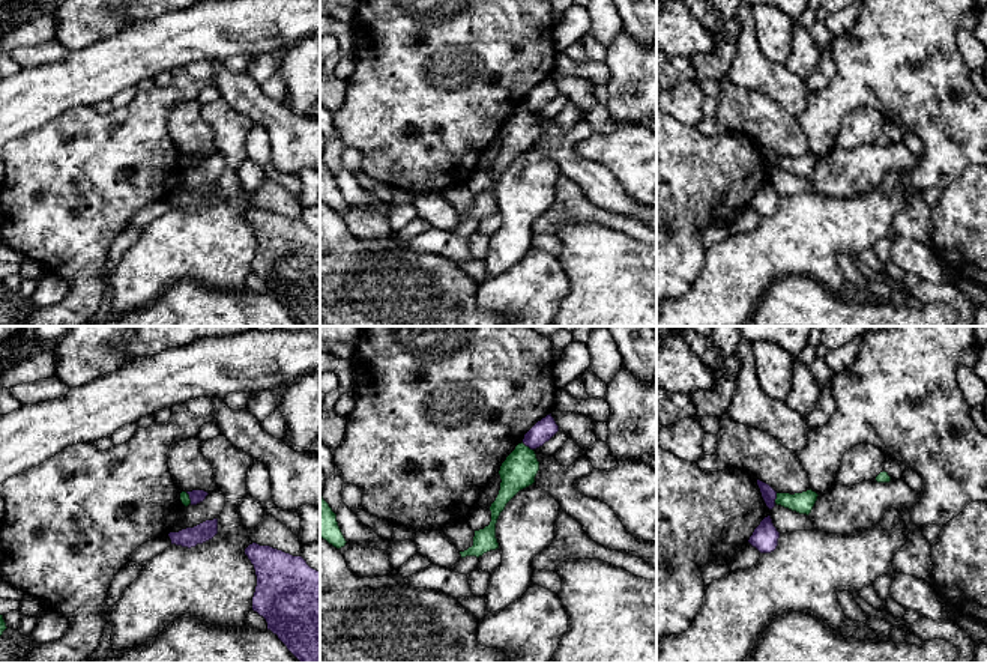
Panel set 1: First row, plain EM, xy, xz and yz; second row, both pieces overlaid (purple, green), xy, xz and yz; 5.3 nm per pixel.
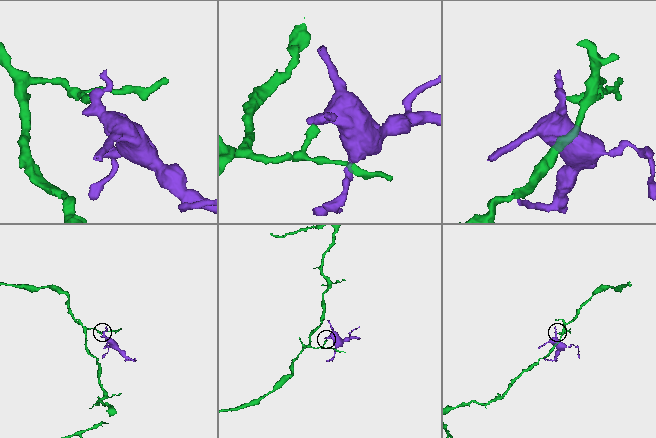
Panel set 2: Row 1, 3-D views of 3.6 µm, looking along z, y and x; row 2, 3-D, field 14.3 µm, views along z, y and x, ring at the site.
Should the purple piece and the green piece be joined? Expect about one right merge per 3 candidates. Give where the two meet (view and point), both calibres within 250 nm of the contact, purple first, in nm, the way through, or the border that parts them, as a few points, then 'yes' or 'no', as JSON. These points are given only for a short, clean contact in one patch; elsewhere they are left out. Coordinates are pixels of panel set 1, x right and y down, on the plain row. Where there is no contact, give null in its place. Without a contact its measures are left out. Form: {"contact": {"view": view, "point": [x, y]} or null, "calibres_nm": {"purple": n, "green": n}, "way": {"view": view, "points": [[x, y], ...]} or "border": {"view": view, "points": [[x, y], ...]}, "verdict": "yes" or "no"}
{"contact": {"view": "xz", "point": [528, 108]}, "calibres_nm": {"purple": 110, "green": 190}, "border": {"view": "xz", "points": [[522, 105], [532, 113]]}, "verdict": "no"}

